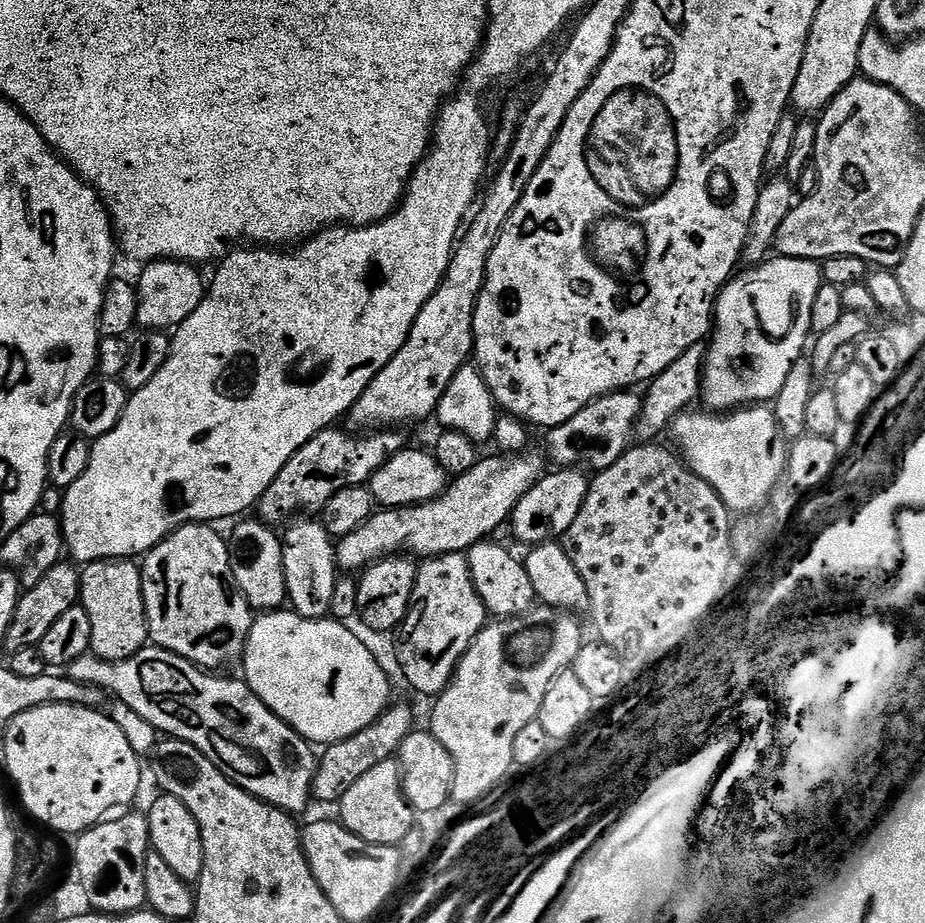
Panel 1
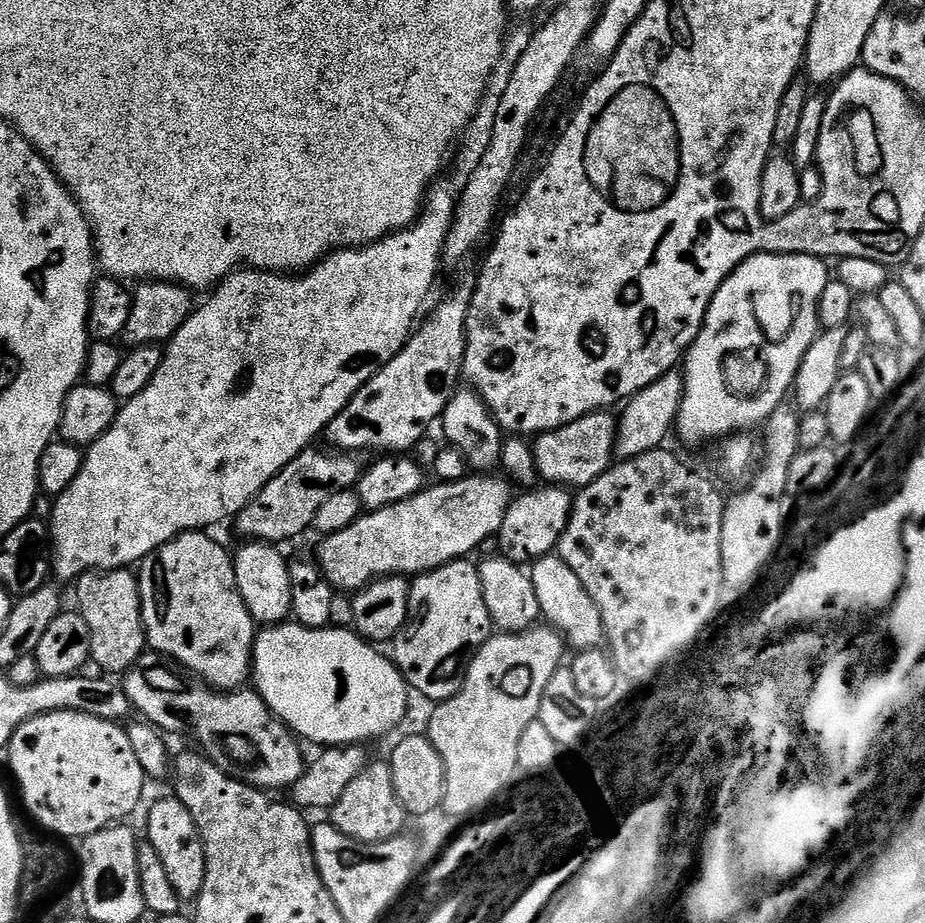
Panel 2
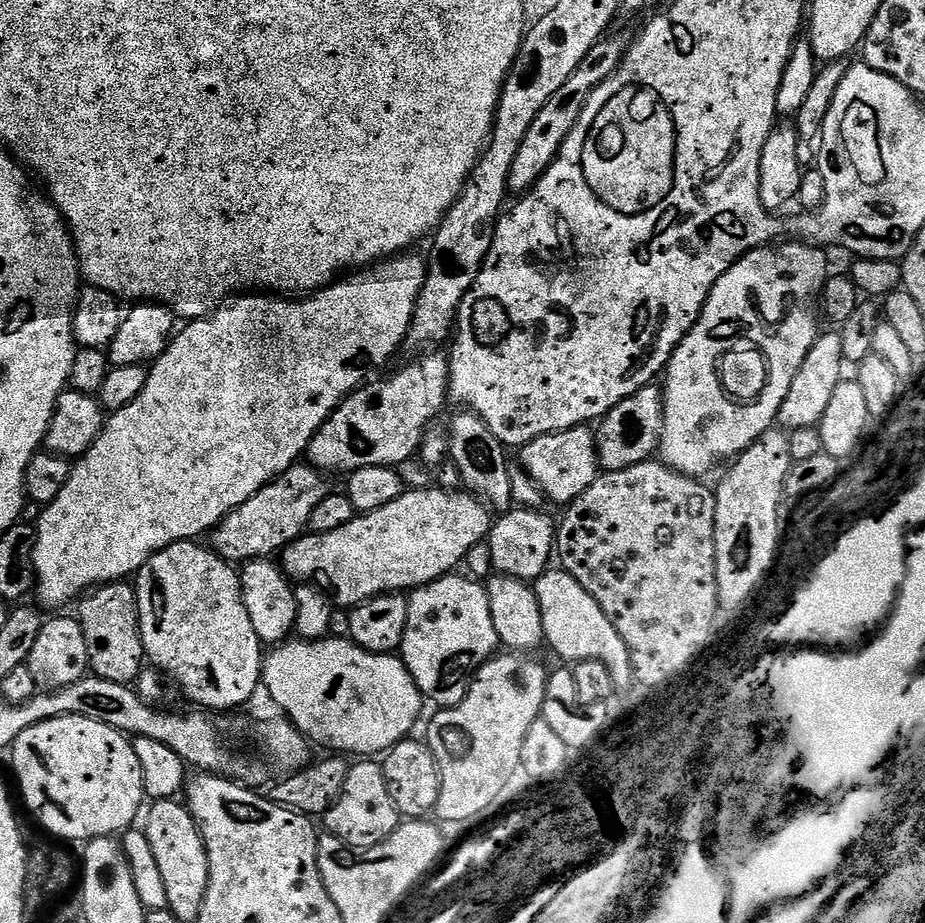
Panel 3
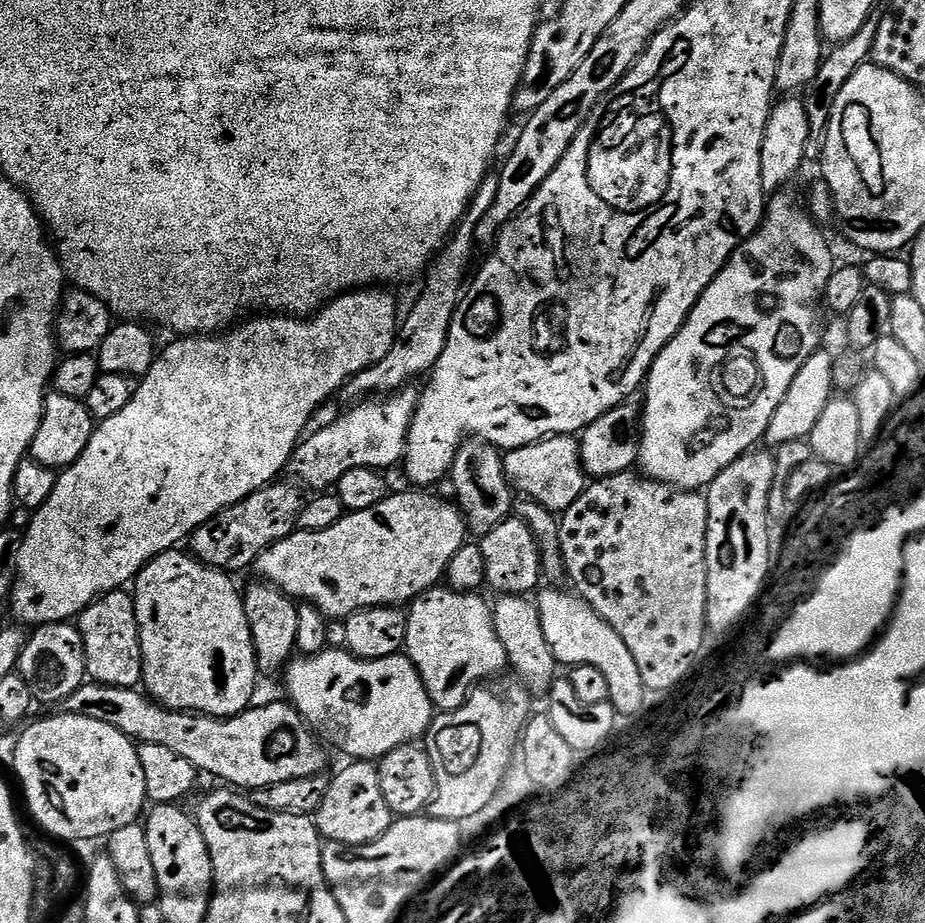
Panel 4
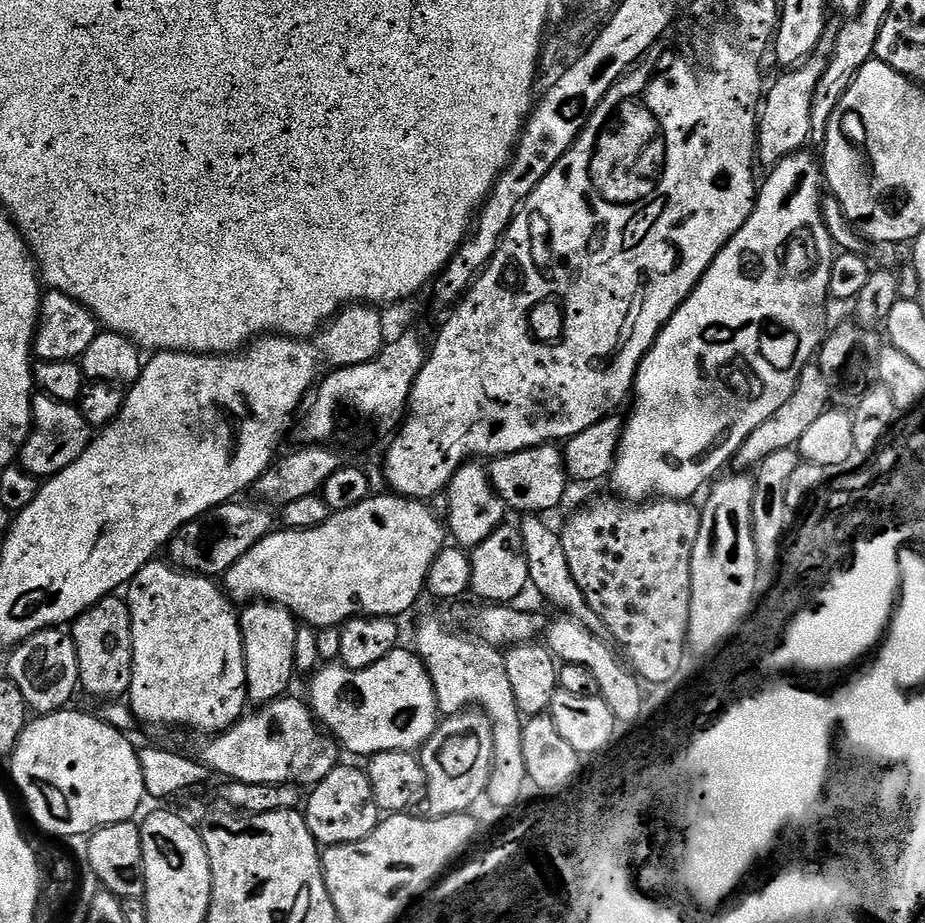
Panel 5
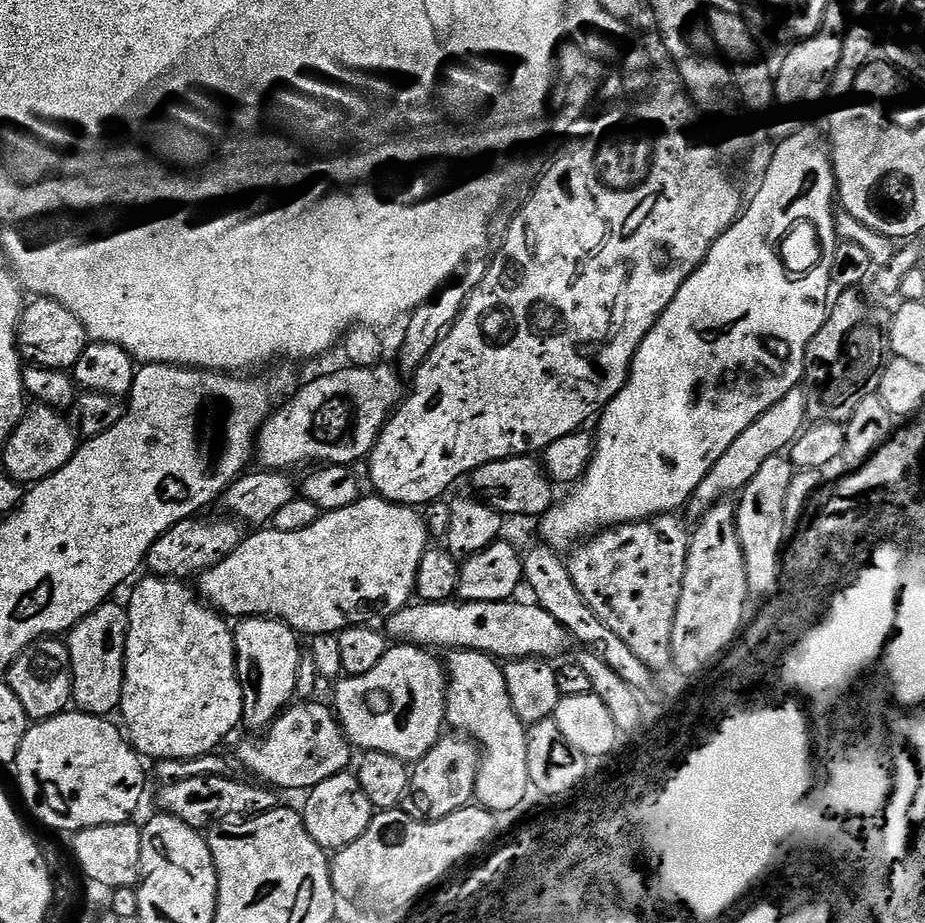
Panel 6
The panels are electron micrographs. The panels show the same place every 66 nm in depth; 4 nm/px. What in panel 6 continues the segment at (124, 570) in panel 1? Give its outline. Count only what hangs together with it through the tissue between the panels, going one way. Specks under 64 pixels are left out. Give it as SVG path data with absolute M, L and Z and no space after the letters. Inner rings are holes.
M105 602L97 606L89 616L82 618L66 636L72 667L72 704L79 711L91 716L111 717L119 709L124 685L124 659L128 637L128 609L123 603Z

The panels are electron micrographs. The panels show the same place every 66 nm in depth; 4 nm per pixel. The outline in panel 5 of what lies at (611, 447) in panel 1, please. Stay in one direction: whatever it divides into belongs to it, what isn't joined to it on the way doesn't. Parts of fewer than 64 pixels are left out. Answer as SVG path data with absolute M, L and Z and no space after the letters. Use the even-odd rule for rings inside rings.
M555 443L540 444L514 454L497 456L487 465L488 476L496 493L505 505L517 514L546 514L552 512L564 500L568 492L570 477L564 465L564 453Z

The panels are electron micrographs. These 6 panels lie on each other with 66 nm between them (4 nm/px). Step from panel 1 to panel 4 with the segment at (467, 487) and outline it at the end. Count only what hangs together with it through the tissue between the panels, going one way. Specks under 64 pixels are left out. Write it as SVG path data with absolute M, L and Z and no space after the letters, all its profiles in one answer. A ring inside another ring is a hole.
M428 490L411 491L393 491L382 502L370 506L370 510L348 512L326 530L291 532L256 559L254 572L293 600L315 604L325 618L346 618L358 610L377 608L380 604L407 605L445 579L454 554L462 550L470 536L464 513L455 503L440 500Z

